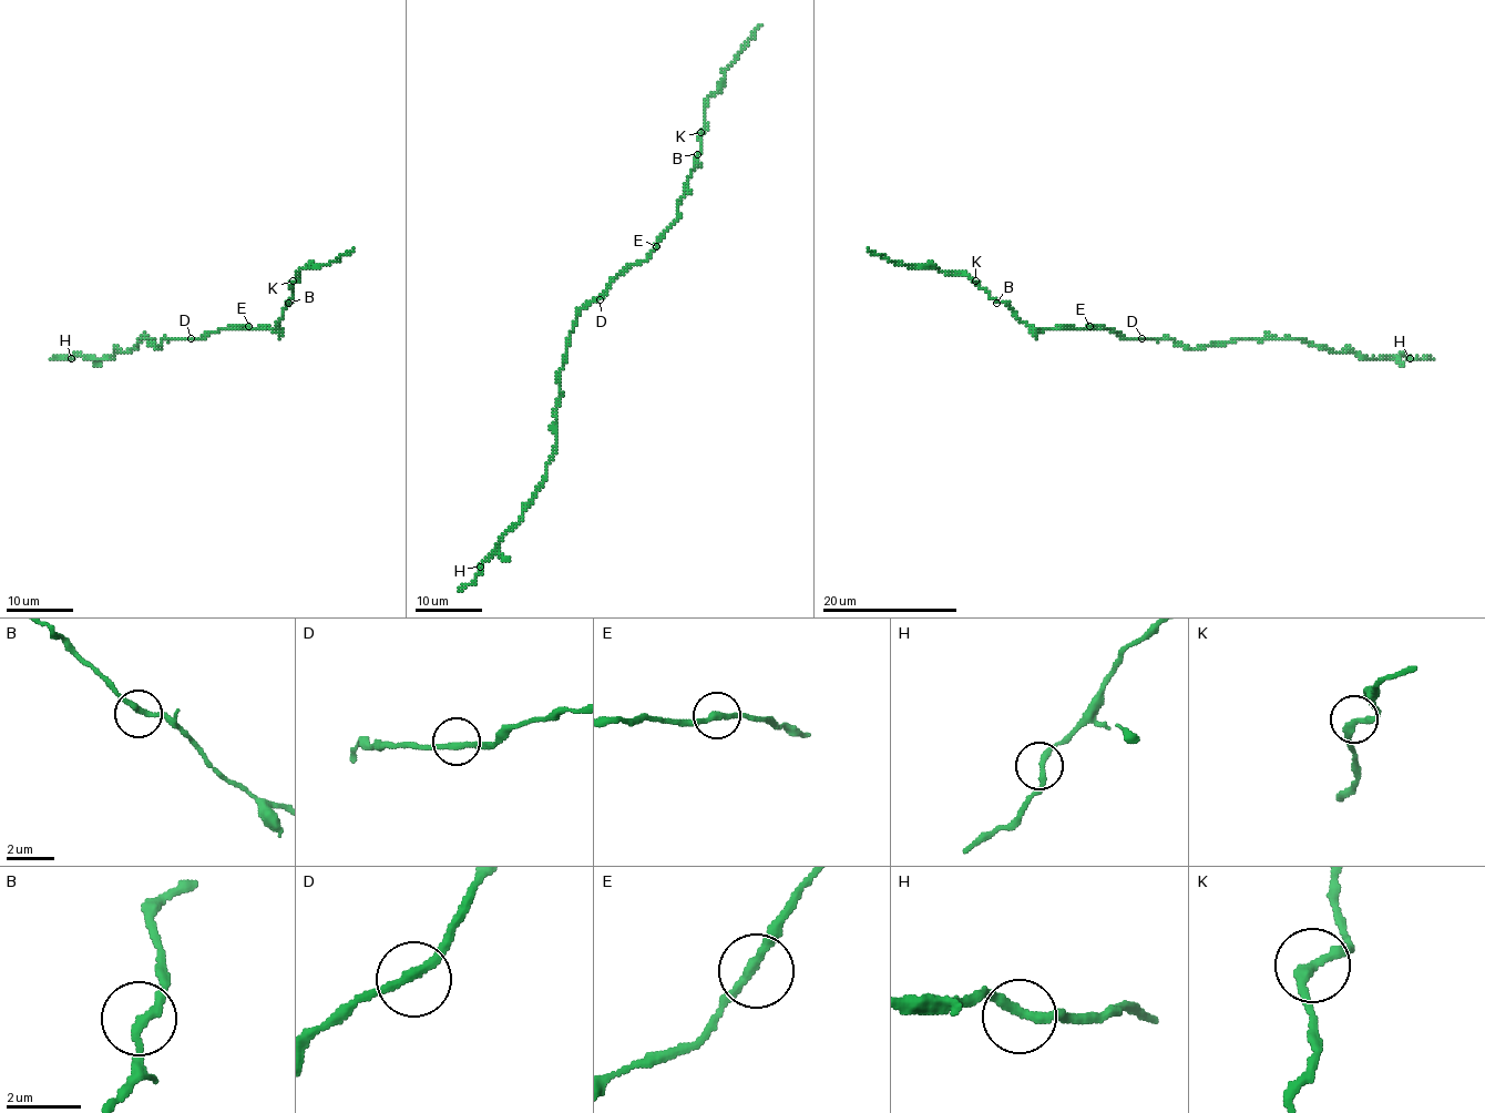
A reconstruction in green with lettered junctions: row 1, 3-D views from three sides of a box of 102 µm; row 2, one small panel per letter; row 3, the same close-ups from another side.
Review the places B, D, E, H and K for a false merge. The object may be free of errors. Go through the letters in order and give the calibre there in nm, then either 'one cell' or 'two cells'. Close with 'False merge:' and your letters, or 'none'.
B: calibre 240 nm; one cell
D: calibre 240 nm; one cell
E: calibre 240 nm; one cell
H: calibre 240 nm; one cell
K: calibre 260 nm; one cell
False merge: none

